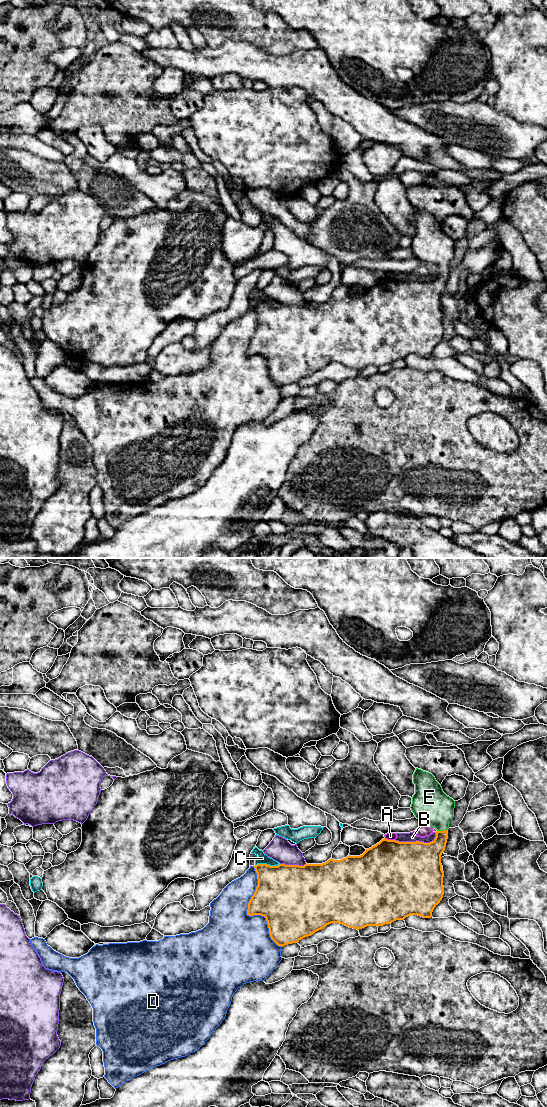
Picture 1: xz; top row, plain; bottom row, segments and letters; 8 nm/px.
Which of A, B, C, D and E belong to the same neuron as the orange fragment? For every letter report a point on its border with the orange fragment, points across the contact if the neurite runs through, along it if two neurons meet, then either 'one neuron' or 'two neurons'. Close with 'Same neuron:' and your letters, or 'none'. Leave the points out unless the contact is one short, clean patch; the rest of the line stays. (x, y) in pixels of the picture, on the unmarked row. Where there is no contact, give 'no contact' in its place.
A: contact xz (389, 280); two neurons
B: contact xz (417, 281); two neurons
C: contact xz (267, 305); two neurons
D: contact xz (248, 354); two neurons
E: contact xz (442, 271); way xz (425, 297), (439, 283), (442, 271), (437, 251), (430, 244); one neuron
Same neuron: E

